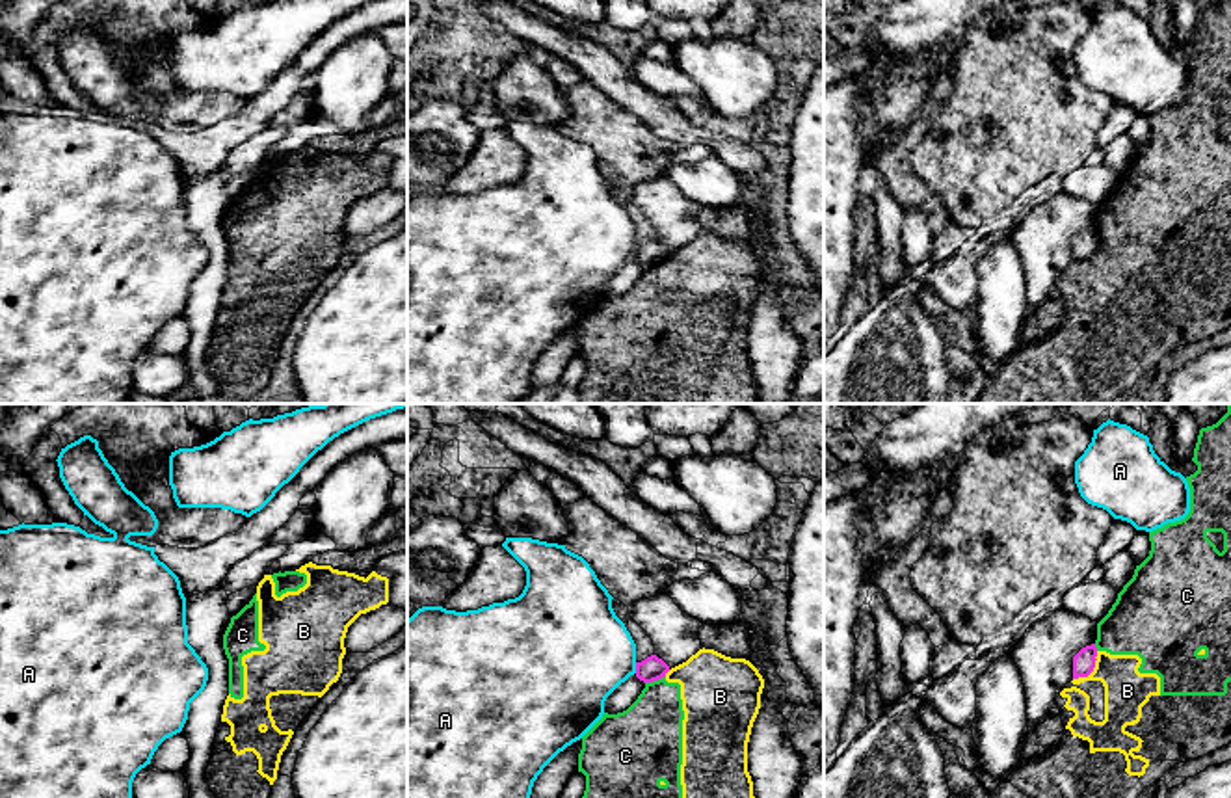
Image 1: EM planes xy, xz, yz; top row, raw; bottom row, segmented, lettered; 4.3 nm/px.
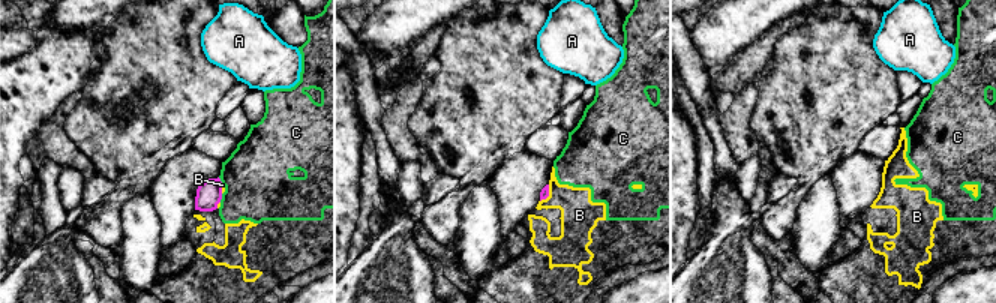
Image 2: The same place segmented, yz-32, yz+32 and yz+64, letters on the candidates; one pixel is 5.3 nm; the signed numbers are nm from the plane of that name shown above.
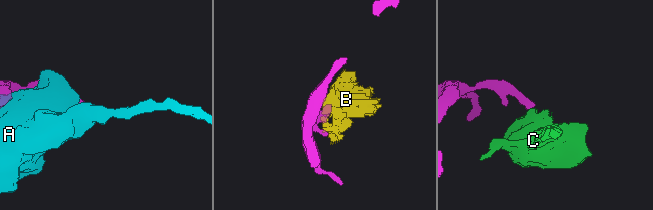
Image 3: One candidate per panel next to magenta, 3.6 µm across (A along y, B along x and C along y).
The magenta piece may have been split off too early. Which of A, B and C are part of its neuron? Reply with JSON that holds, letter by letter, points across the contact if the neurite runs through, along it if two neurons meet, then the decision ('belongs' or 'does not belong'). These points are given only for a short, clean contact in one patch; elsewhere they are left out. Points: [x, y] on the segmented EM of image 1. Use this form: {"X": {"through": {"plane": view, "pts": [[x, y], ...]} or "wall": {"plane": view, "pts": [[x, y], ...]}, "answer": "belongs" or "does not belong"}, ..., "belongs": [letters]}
{"A": {"answer": "does not belong"}, "B": {"wall": {"plane": "yz", "pts": [[1098, 651], [1094, 668], [1085, 678], [1073, 679]]}, "answer": "does not belong"}, "C": {"wall": {"plane": "xz", "pts": [[664, 676], [646, 683]]}, "answer": "does not belong"}, "belongs": []}

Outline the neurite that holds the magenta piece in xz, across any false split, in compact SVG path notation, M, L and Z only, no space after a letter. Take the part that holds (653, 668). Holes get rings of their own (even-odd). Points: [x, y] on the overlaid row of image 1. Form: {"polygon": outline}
{"polygon": "M651 655L645 660L636 662L636 677L643 683L658 681L666 677L668 672L669 666L656 655Z"}

